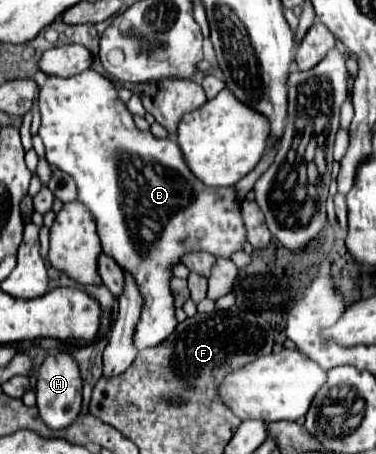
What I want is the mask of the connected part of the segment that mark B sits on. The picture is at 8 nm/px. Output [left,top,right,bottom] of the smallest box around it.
[38,70,246,350]

